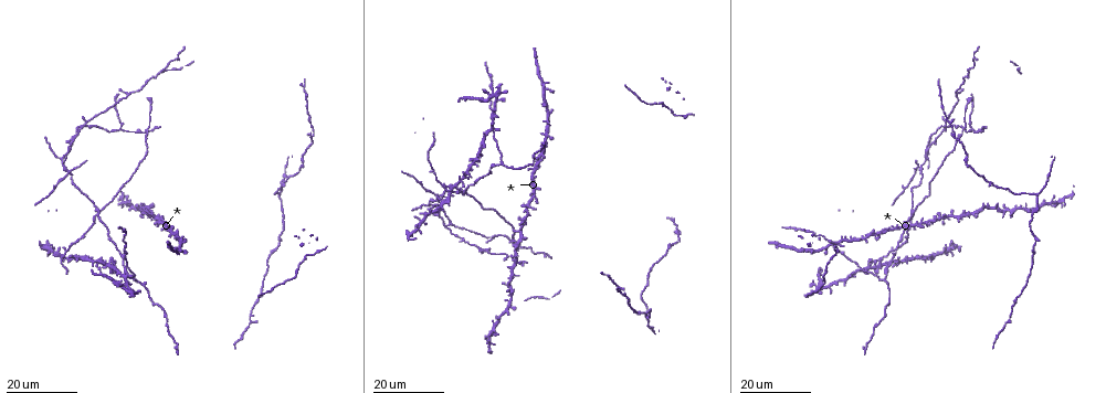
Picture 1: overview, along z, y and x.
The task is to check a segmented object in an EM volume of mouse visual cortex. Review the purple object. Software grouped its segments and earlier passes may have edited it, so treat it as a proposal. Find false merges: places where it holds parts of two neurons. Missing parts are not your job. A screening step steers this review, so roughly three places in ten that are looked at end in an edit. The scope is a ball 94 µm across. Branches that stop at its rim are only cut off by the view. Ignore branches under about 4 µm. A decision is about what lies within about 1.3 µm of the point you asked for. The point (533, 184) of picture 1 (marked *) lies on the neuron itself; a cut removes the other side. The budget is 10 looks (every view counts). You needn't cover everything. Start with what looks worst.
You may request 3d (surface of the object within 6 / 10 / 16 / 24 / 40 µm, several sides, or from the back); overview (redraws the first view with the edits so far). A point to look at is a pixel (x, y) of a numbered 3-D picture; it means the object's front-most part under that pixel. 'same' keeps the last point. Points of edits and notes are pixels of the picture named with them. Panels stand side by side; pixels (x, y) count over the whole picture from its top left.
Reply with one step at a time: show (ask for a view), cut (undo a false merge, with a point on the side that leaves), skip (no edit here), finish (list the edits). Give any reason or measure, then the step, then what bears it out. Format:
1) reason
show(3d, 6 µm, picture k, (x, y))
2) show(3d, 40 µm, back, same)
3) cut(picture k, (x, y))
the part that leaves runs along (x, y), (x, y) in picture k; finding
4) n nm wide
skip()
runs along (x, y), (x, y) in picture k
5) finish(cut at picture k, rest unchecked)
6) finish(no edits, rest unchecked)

looks like a crossing
show(3d, 16 µm, picture 1, (914, 212))

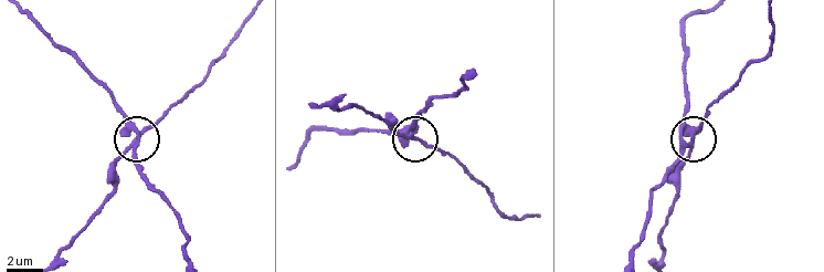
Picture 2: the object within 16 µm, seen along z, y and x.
show(3d, 10 µm, picture 2, (138, 143))

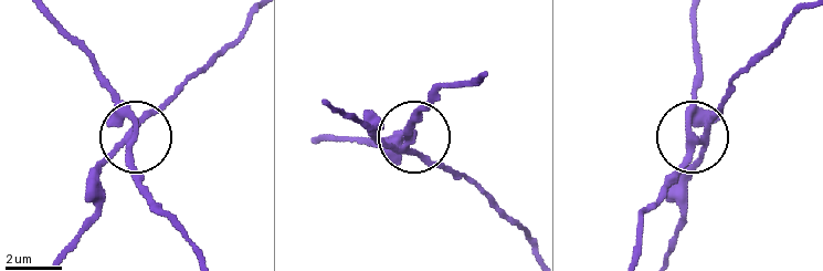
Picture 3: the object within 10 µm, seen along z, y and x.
4 arms
cut(picture 3, (97, 168))
the part that leaves runs along (126, 138), (209, 66), (252, 17) in picture 3; two neurons meet here

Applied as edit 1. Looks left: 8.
three arms meet
show(3d, 16 µm, picture 1, (917, 170))

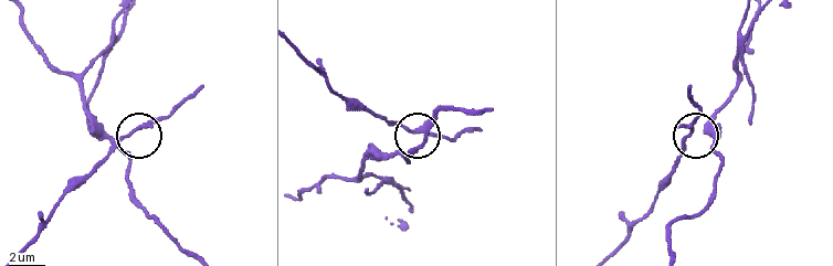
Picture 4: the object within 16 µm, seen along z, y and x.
zoom in
show(3d, 10 µm, picture 4, (688, 132))

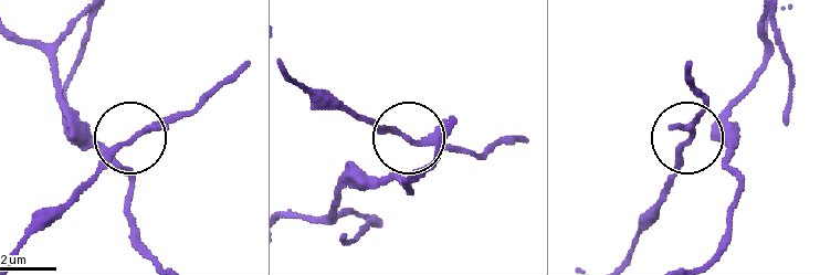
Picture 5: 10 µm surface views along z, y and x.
show(3d, 10 µm, back, picture 5, (689, 141))

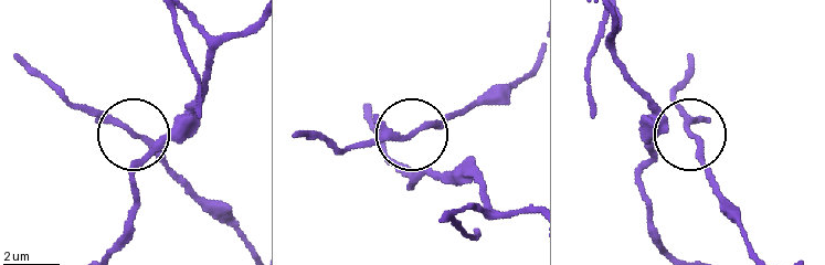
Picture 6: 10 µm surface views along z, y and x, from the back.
skip()
runs along (673, 255), (656, 234), (640, 170), (687, 131), (673, 86) in picture 6; all the same neuron

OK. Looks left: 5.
three-way junction
show(3d, 16 µm, picture 1, (1038, 195))

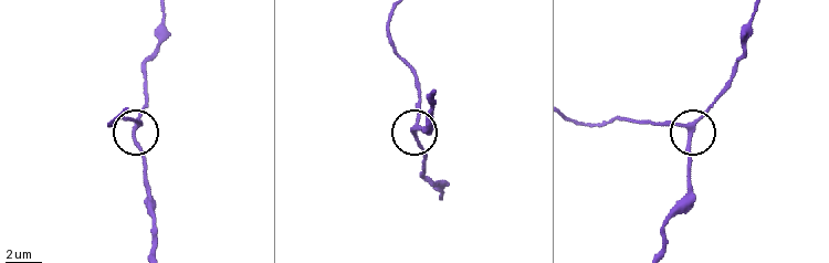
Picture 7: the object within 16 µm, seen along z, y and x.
show(3d, 10 µm, picture 7, (412, 131))

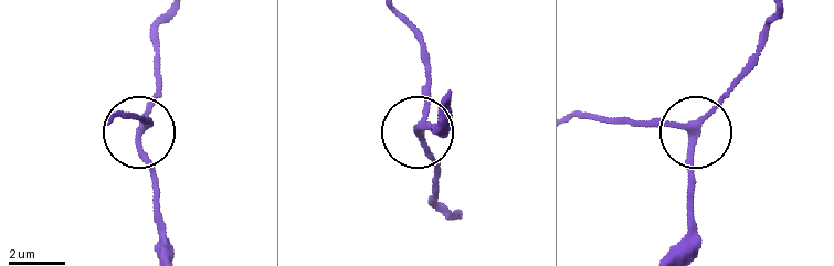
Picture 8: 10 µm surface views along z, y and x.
closer look
show(3d, 6 µm, picture 8, (699, 125))

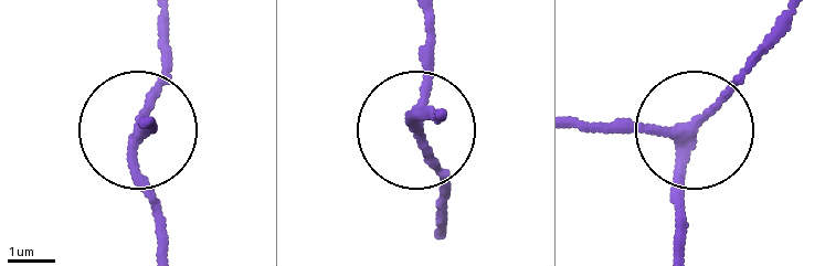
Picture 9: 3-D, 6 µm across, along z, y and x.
skip()
continuous, no second neuron

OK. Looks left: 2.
side arm on a straight run
show(3d, 16 µm, picture 1, (956, 136))

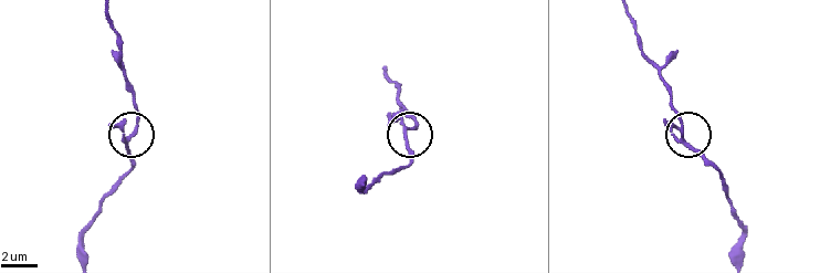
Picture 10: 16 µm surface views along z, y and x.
zoom in
show(3d, 6 µm, picture 10, (683, 132))

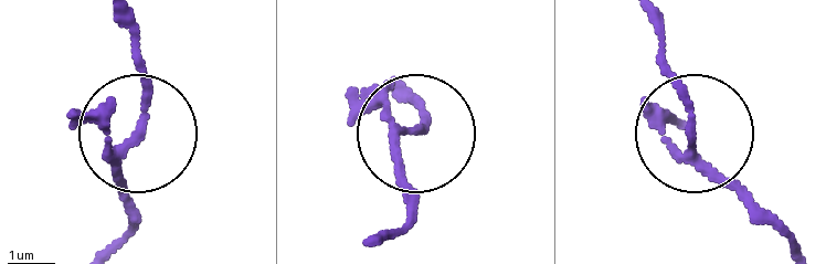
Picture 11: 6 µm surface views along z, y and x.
3 arms
skip()
runs along (790, 249), (698, 154), (650, 16) in picture 11; one neuron here

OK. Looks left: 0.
finish(cut at picture 3, rest unchecked)

